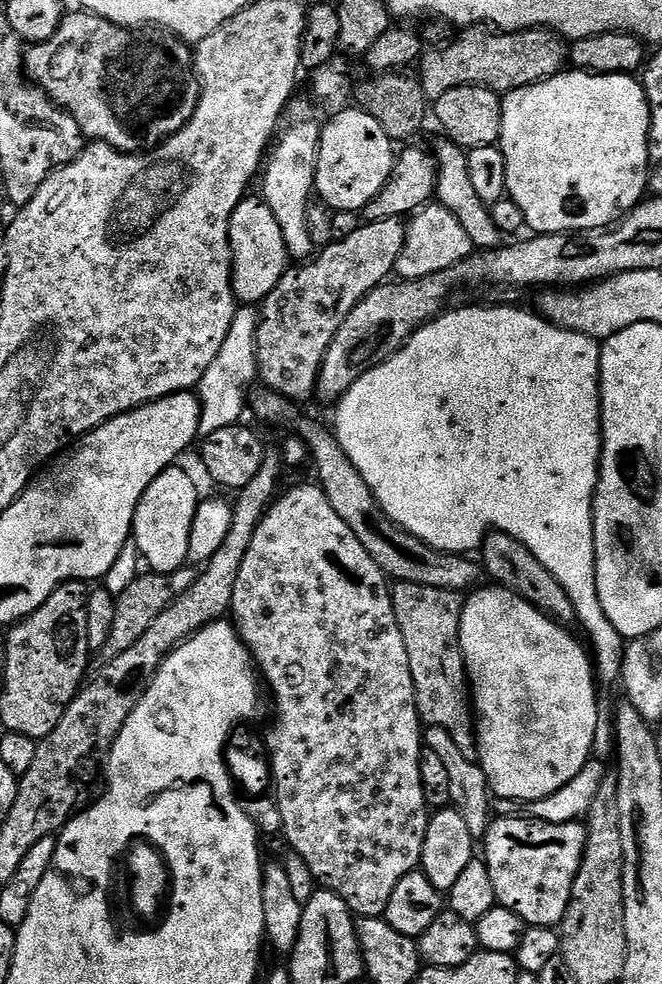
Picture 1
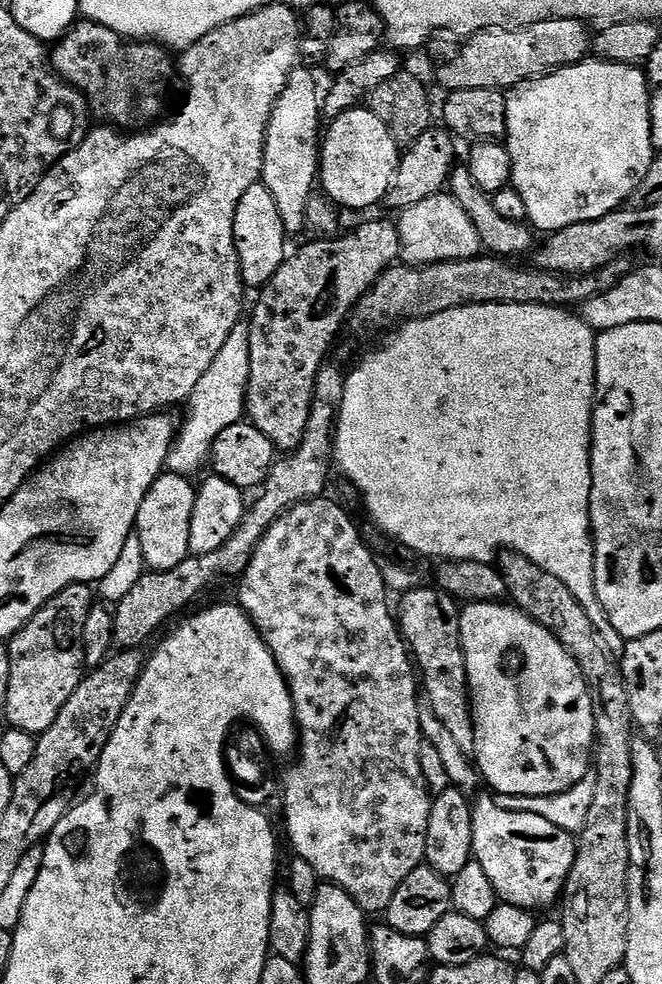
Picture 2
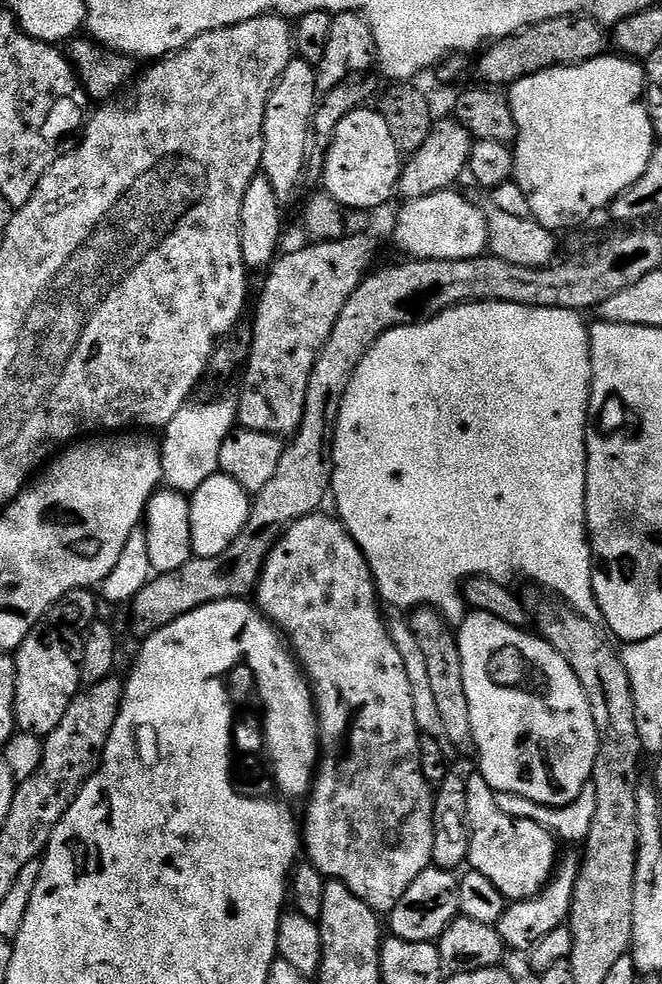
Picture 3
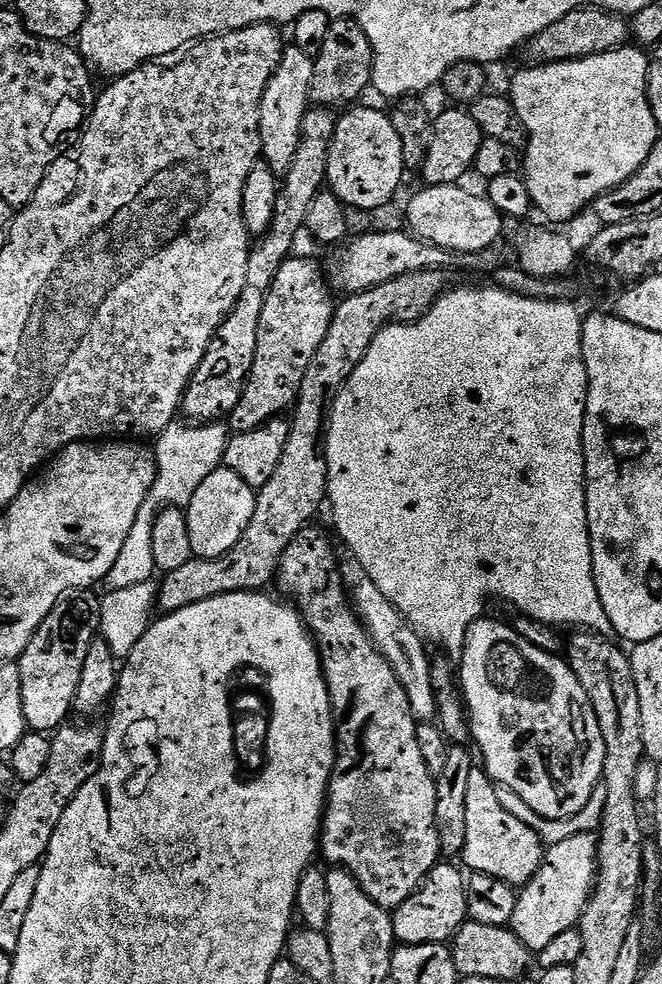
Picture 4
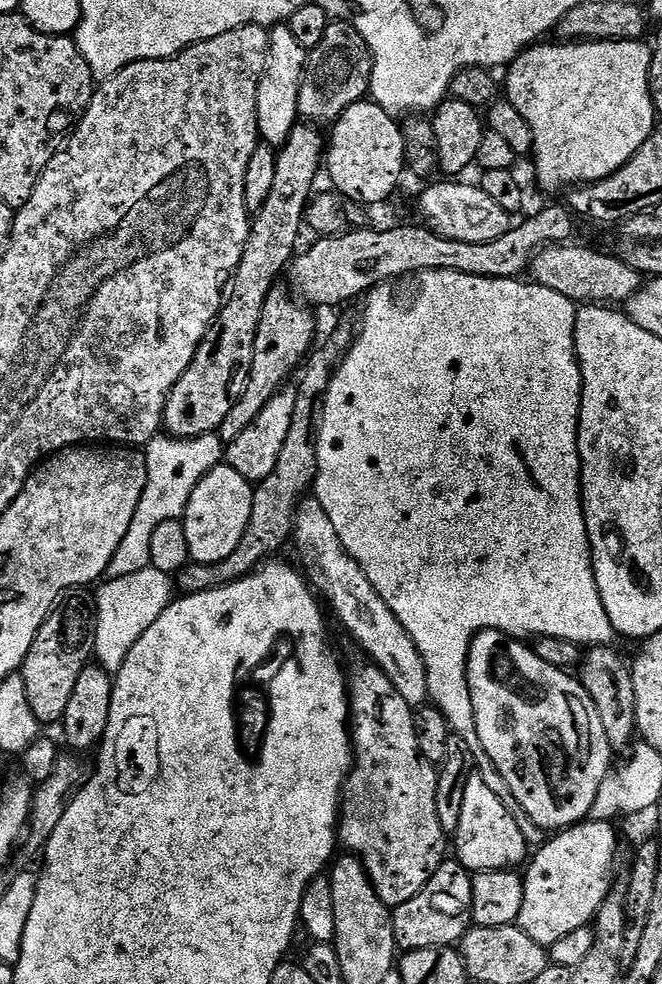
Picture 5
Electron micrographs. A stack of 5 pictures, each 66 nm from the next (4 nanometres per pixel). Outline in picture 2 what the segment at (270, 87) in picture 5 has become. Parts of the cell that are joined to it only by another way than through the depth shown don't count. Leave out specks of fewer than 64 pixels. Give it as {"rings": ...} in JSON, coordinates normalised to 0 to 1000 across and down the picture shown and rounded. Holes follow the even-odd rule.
{"rings":[[[450,67],[438,75],[420,104],[414,104],[399,145],[393,181],[414,200],[420,217],[426,217],[426,230],[438,238],[461,235],[462,205],[468,205],[483,178],[486,93],[477,90],[477,77],[471,73],[476,72],[470,68]]]}

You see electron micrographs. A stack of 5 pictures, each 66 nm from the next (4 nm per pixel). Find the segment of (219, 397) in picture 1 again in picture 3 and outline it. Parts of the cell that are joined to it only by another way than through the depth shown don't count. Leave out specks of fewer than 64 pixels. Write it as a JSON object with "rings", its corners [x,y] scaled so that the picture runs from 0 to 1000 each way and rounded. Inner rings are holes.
{"rings":[[[308,407],[304,411],[285,409],[257,425],[252,435],[246,436],[248,447],[240,448],[242,468],[245,470],[246,491],[266,500],[289,502],[311,490],[311,486],[328,483],[332,480],[332,462],[335,461],[335,449],[358,434],[356,407]]]}

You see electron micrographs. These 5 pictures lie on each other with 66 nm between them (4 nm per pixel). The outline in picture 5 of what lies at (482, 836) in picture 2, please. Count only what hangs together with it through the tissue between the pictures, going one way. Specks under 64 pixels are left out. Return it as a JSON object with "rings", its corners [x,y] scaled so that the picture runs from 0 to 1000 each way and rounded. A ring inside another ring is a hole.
{"rings":[[[724,787],[708,788],[704,795],[704,807],[698,811],[698,831],[692,833],[686,854],[687,873],[713,888],[760,882],[779,884],[787,881],[784,878],[790,879],[801,870],[798,852],[790,850],[778,831],[734,799]]]}

